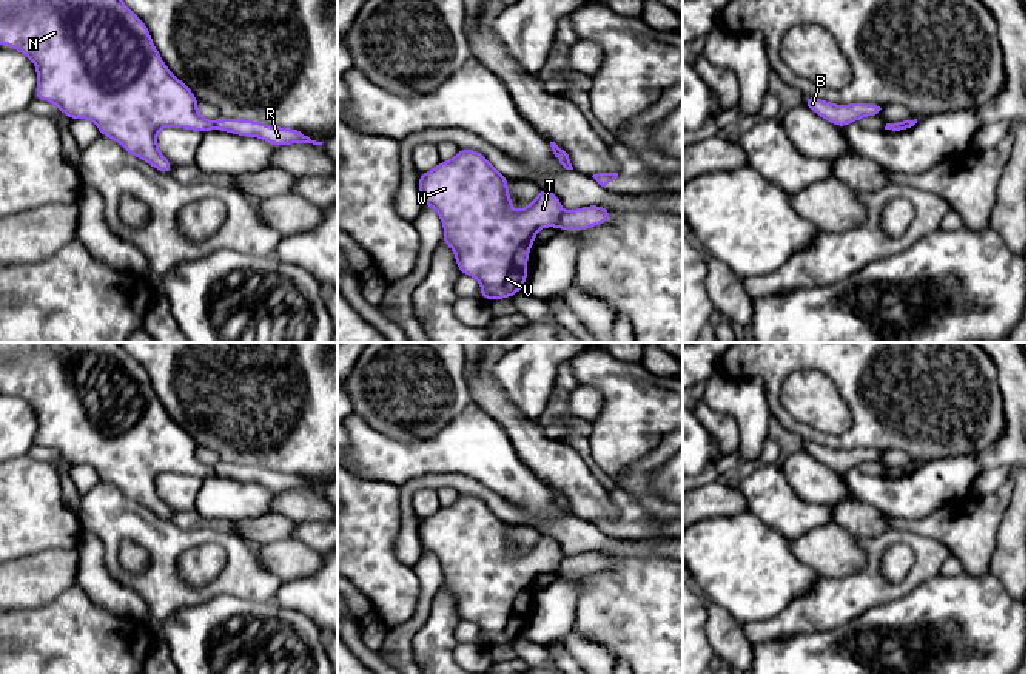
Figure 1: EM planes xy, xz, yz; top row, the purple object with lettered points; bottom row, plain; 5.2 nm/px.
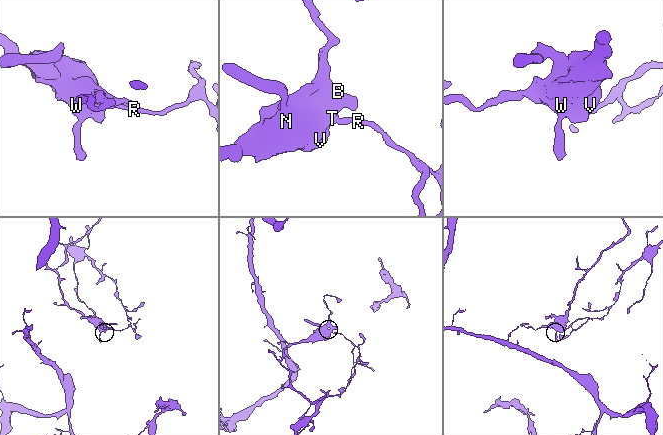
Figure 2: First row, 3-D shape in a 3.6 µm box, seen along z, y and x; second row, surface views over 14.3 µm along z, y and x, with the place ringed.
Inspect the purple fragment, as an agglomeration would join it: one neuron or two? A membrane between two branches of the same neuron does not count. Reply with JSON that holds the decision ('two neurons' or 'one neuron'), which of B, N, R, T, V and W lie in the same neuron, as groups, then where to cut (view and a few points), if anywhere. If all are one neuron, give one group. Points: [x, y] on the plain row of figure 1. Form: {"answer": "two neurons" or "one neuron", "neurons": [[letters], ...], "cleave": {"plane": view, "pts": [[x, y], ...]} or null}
{"answer": "two neurons", "neurons": [["B", "N", "T", "V", "W"], ["R"]], "cleave": {"plane": "xz", "pts": [[561, 559], [555, 571]]}}

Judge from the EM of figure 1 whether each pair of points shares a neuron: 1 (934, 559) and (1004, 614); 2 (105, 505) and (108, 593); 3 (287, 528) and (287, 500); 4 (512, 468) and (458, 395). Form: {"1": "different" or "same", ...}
{"1": "different", "2": "different", "3": "different", "4": "different"}

